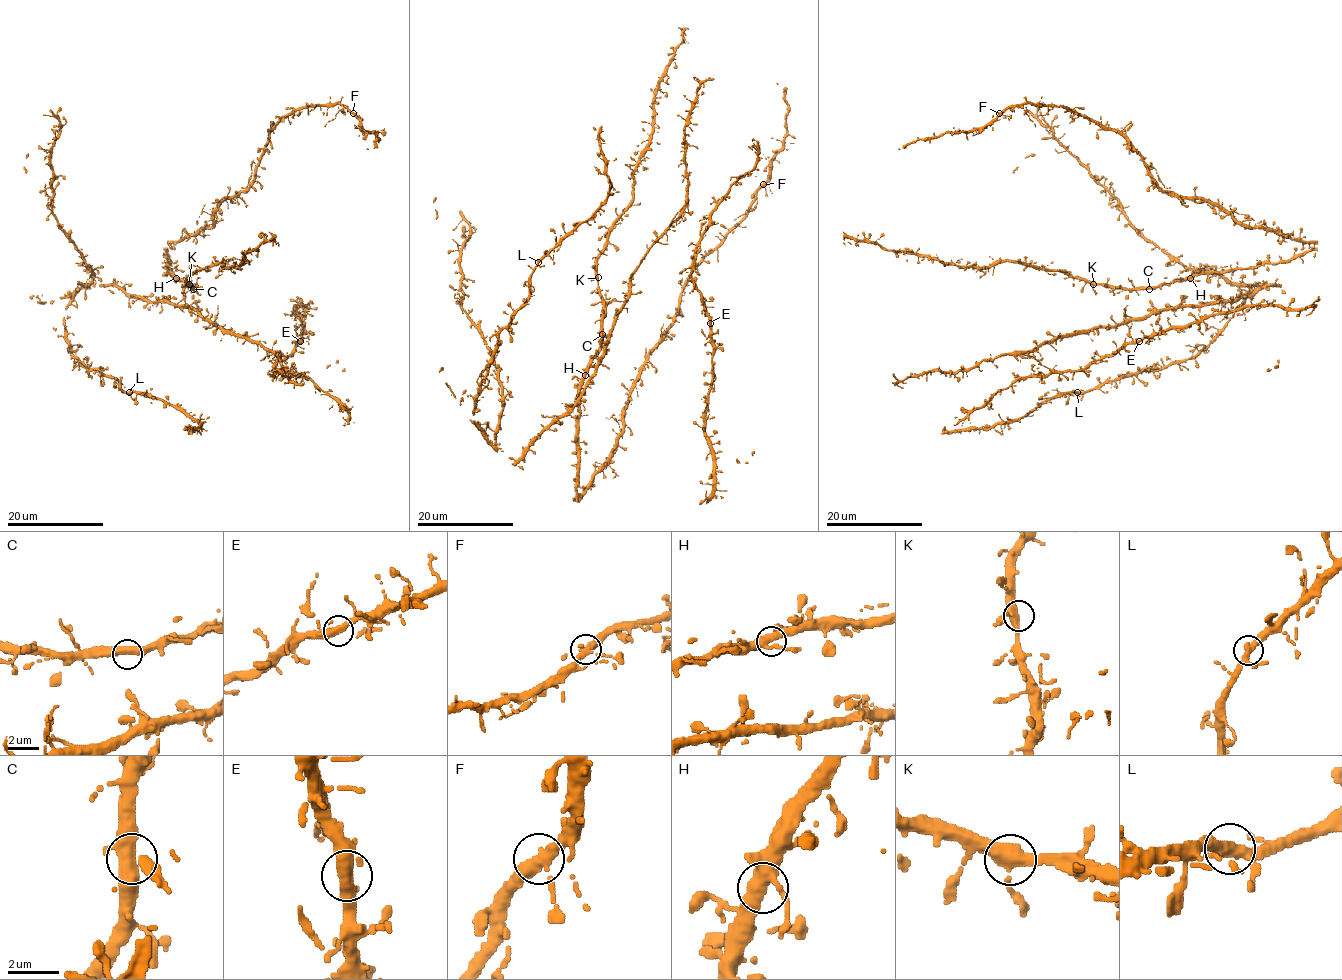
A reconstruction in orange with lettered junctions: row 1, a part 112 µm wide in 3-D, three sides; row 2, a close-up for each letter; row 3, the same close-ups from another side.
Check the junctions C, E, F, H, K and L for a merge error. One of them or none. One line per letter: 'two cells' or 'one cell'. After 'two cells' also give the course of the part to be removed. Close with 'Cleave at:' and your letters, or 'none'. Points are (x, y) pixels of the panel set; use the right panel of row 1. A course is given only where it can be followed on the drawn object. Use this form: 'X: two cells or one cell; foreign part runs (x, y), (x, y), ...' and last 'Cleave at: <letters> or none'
C: one cell
E: one cell
F: one cell
H: one cell
K: one cell
L: one cell
Cleave at: none

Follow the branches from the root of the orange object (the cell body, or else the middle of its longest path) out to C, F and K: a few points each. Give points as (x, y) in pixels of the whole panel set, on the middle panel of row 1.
C: (584, 372), (600, 346), (602, 334)
F: (584, 372), (579, 495), (622, 430), (622, 409), (639, 367), (670, 327), (681, 287), (742, 219), (763, 184)
K: (584, 372), (601, 342), (603, 304), (598, 277)

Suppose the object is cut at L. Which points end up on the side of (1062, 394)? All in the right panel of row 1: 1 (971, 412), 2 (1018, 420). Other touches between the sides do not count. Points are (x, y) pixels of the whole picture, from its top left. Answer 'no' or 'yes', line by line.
1: no
2: yes

